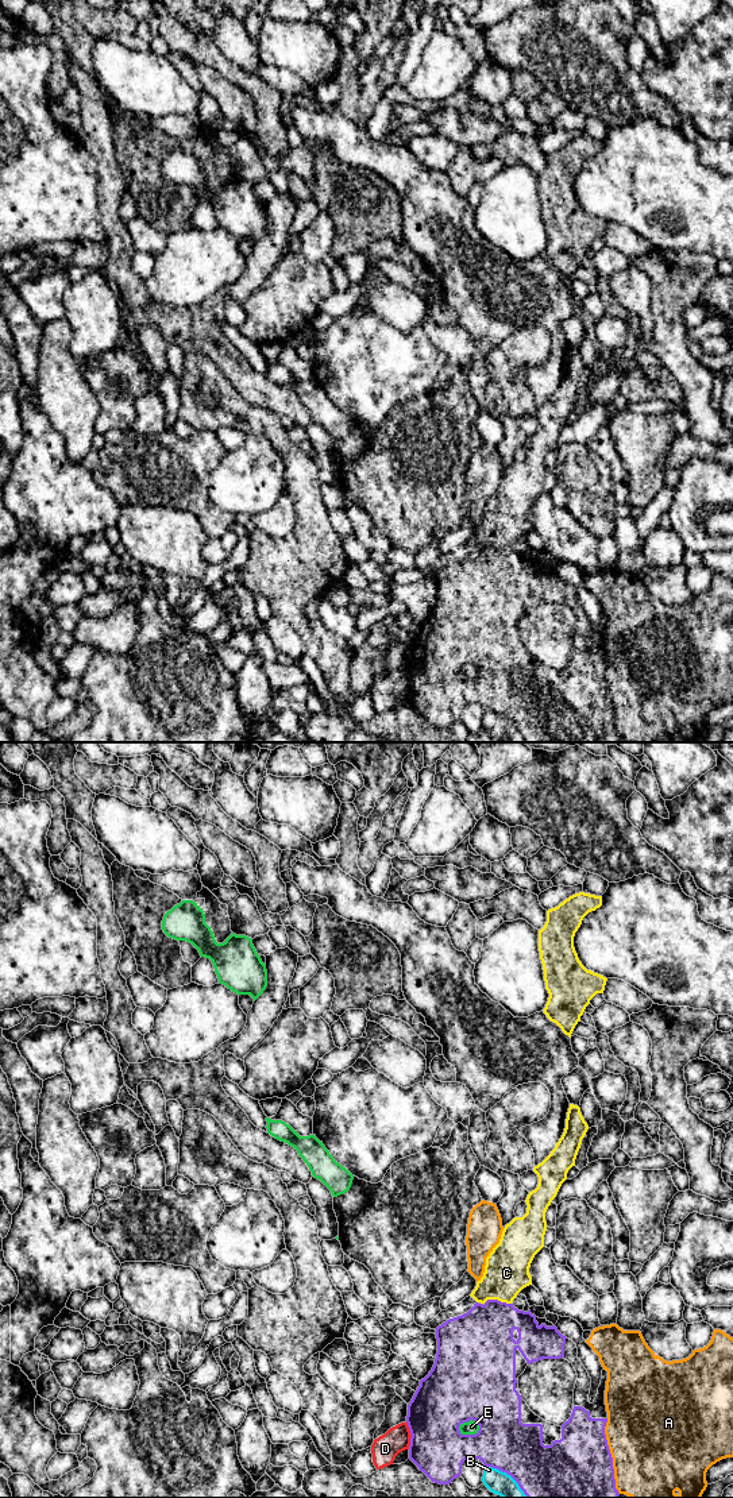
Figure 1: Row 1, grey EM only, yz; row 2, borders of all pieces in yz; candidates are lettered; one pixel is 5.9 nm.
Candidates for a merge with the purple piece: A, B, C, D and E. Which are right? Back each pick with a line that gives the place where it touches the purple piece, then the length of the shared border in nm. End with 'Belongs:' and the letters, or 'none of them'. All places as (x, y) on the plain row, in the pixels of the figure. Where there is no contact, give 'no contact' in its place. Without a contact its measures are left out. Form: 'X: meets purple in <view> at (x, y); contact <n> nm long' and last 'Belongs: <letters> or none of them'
C: meets purple in yz at (497, 544); contact 160 nm long
Belongs: C

